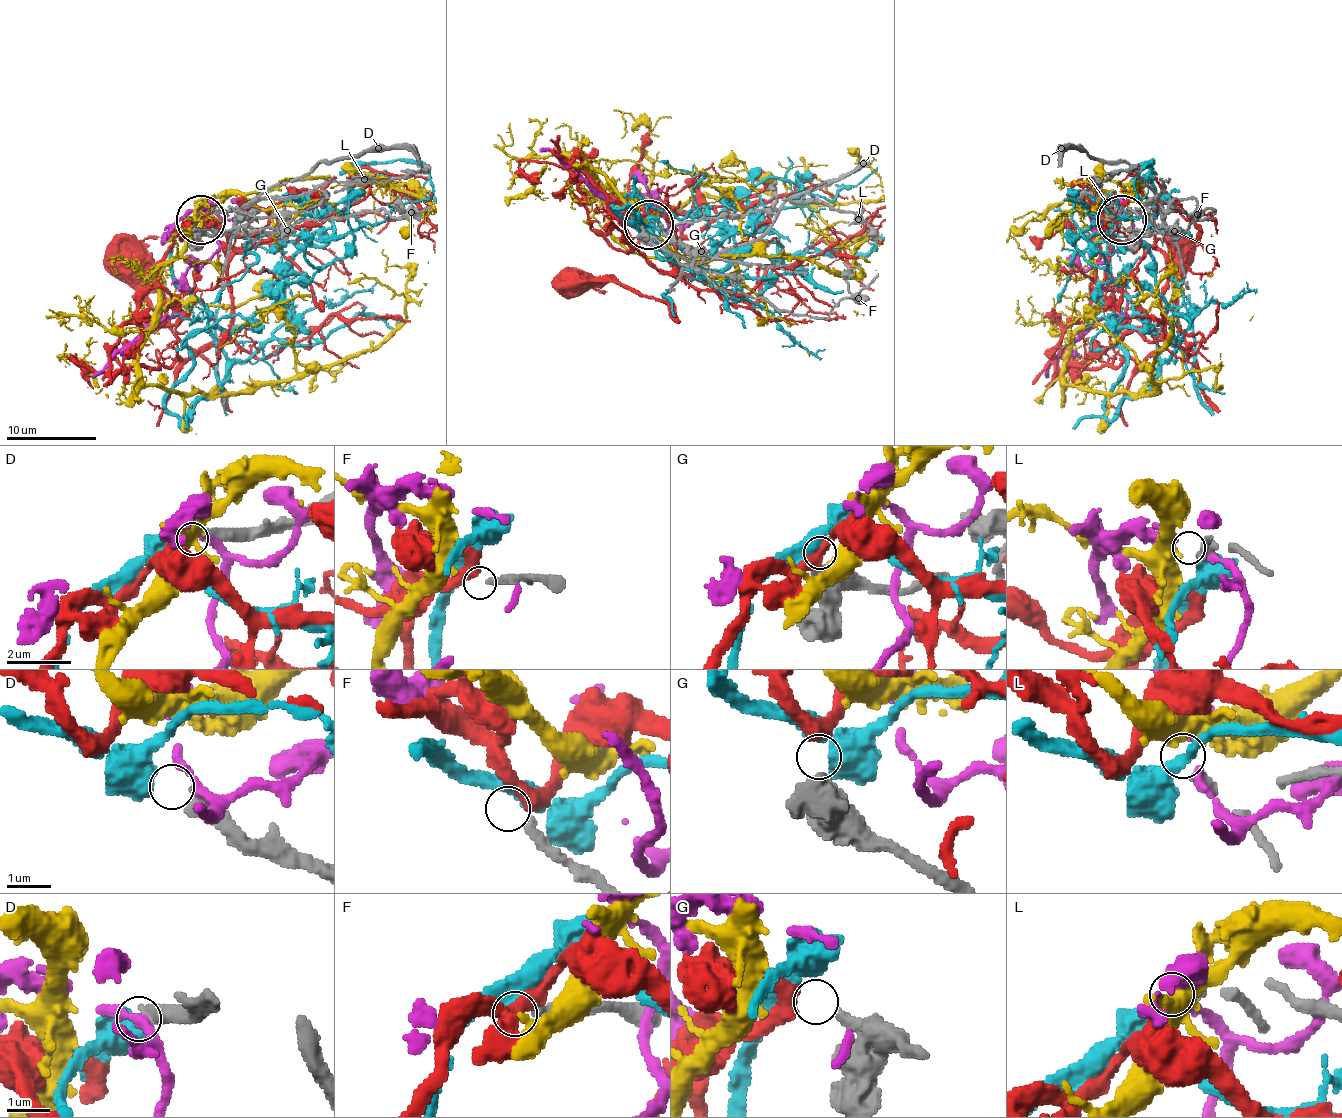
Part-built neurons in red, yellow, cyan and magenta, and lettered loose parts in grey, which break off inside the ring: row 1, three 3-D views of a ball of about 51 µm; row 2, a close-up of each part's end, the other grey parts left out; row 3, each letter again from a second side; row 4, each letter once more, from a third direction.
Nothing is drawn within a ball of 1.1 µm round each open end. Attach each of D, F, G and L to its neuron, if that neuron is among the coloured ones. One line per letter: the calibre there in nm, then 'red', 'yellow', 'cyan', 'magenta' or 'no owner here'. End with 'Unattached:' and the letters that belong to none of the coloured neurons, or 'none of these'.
D: calibre 360 nm; cyan
F: calibre 240 nm; no owner here
G: calibre 320 nm; red
L: calibre 220 nm; no owner here
Unattached: F, L

